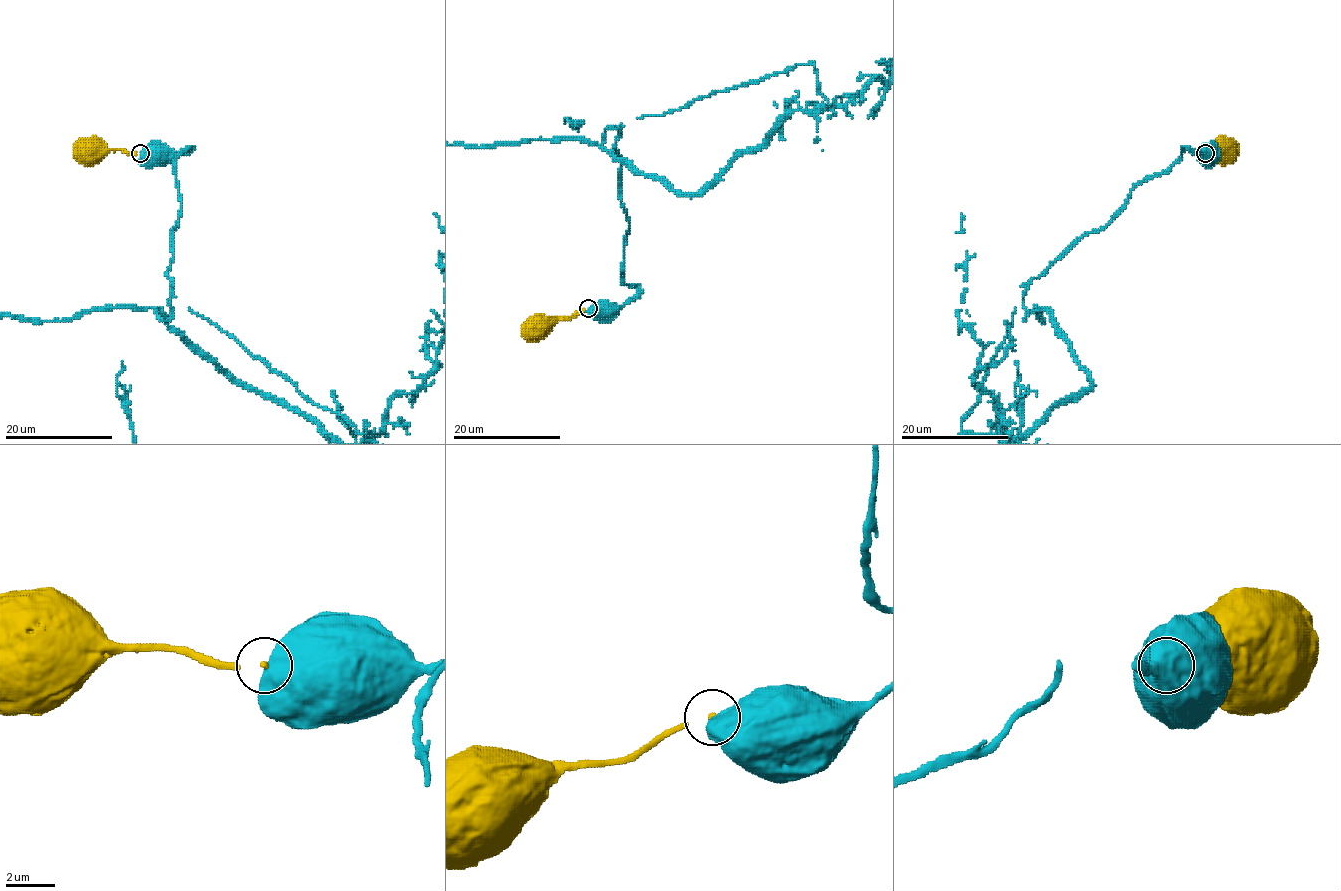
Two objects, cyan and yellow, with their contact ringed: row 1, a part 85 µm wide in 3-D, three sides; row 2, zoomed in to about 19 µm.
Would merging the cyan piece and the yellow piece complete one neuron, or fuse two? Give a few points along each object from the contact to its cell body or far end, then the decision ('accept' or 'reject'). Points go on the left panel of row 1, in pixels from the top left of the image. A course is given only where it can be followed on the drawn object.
course cyan (140, 154), (156, 151); course yellow (140, 154), (121, 150), (85, 150); reject

